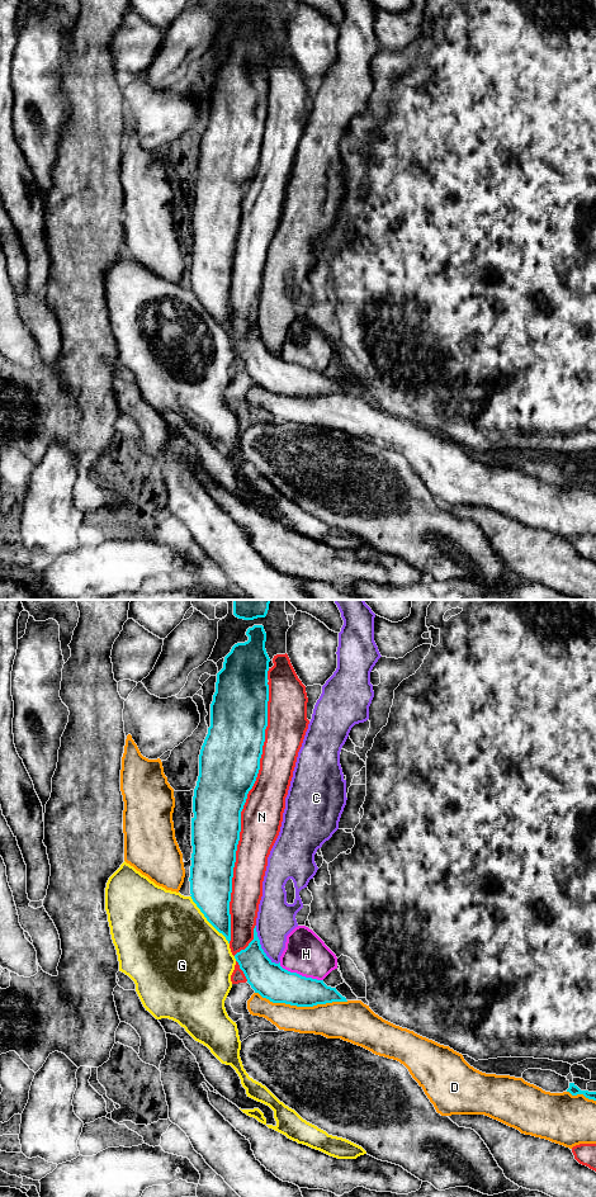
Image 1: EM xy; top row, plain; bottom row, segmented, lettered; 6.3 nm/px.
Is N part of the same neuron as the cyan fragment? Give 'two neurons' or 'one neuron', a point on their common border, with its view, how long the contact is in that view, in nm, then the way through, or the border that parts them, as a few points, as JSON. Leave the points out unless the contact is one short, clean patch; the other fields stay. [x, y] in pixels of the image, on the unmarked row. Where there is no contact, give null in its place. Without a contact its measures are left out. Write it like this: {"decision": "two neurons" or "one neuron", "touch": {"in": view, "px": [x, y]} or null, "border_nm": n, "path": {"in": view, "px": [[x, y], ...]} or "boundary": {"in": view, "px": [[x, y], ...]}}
{"decision": "two neurons", "touch": {"in": "xy", "px": [240, 204]}, "border_nm": 1650}

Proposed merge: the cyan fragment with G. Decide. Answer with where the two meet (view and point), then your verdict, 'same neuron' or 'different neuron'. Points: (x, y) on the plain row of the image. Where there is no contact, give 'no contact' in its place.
xy (207, 311) | different neuron

